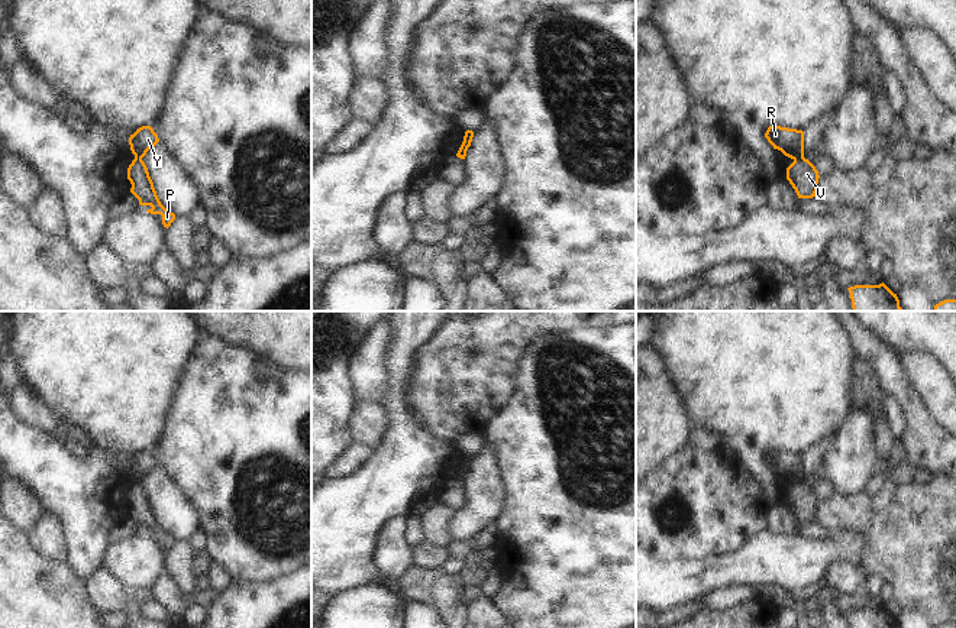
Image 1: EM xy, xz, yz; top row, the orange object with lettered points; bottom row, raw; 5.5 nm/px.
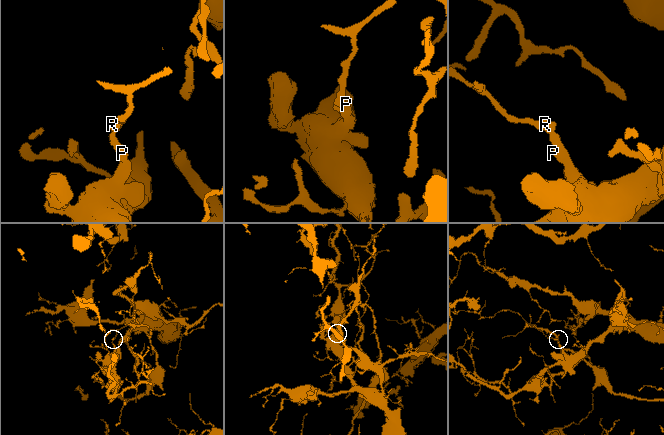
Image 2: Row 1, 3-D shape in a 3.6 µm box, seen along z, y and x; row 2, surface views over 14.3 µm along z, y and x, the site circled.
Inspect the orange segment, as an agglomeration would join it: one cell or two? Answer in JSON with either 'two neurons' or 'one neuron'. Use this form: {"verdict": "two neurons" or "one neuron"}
{"verdict": "two neurons"}

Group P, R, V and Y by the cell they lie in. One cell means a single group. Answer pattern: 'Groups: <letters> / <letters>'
Groups: P V / R Y.

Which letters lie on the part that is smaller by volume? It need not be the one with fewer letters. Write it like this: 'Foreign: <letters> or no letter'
Foreign: R, Y

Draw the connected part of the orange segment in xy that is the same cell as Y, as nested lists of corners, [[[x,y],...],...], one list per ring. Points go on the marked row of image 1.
[[[151,126],[139,127],[129,137],[130,150],[138,159],[142,159],[146,155],[146,152],[151,148],[154,148],[158,142],[158,135],[154,132]]]

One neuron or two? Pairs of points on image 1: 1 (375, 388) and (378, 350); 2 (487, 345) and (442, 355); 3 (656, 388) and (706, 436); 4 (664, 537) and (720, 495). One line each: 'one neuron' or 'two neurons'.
1: one neuron
2: one neuron
3: two neurons
4: one neuron

